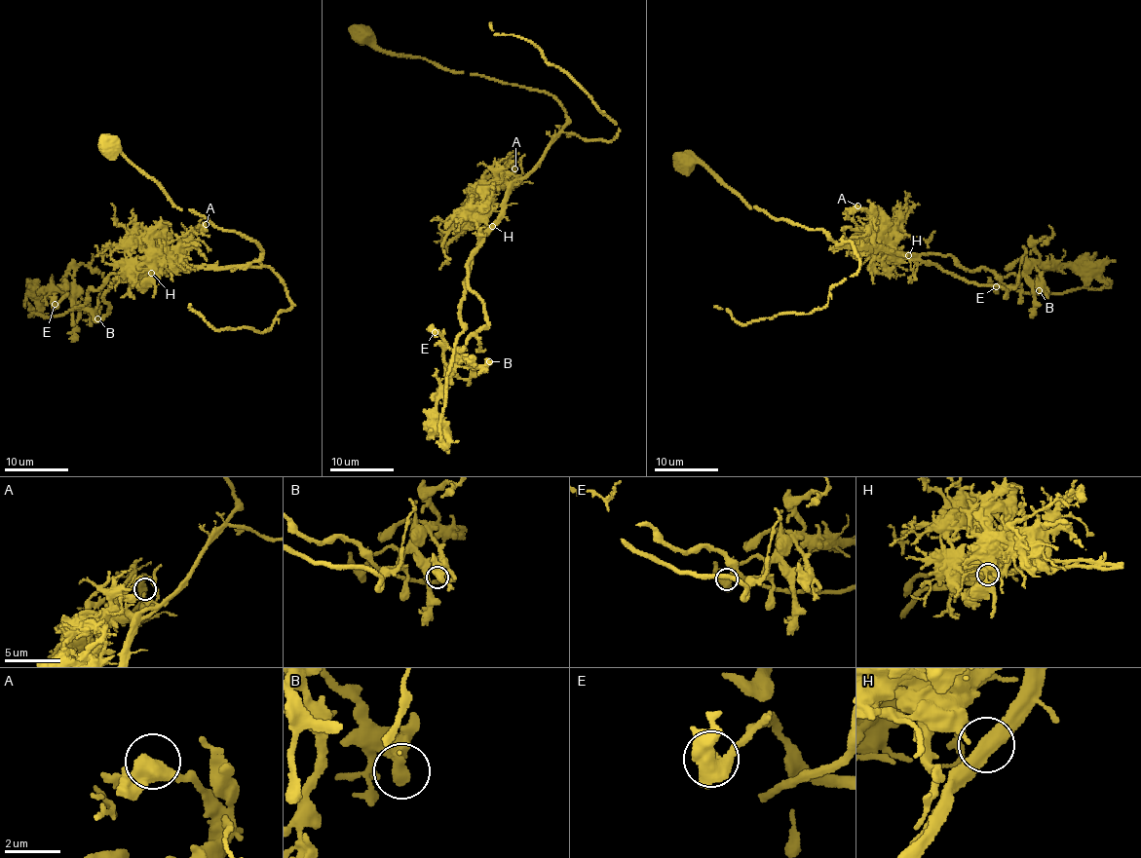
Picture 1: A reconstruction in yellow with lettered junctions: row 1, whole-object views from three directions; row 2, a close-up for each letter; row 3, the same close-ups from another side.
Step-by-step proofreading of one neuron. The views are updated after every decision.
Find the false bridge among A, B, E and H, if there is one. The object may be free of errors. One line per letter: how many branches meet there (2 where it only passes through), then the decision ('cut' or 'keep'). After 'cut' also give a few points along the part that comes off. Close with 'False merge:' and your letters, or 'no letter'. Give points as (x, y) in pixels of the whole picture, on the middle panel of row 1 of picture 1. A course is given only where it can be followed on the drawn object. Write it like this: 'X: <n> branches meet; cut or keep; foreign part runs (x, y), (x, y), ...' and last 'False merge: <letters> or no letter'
A: 2 branches meet; keep
B: 2 branches meet; keep
E: 2 branches meet; keep
H: 2 branches meet; cut; foreign part runs (493, 226), (508, 187), (534, 167), (560, 132), (607, 141), (619, 128), (537, 47), (497, 35), (489, 22)
False merge: H

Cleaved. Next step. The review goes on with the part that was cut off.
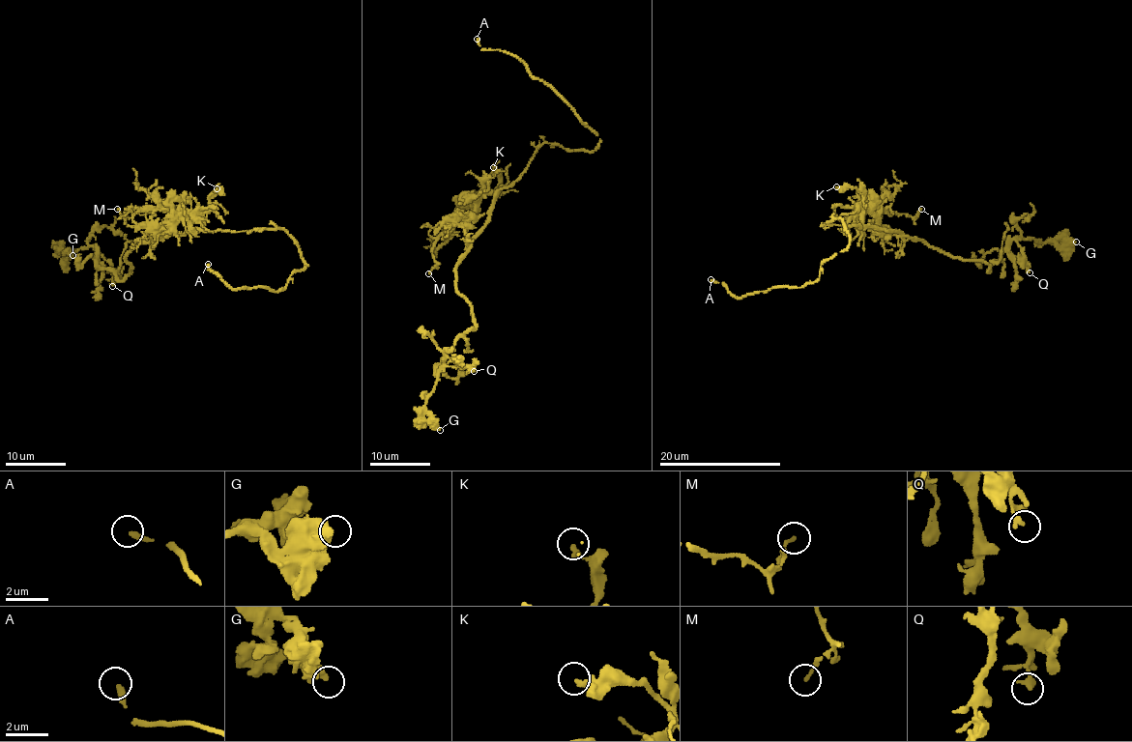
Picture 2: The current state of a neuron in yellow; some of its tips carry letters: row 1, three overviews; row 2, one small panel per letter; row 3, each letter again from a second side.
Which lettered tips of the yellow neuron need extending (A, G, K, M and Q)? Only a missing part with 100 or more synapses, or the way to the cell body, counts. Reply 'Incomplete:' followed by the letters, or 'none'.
Incomplete: A

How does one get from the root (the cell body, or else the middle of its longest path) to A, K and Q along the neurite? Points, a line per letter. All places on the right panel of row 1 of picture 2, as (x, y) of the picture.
A: (859, 226), (827, 221), (841, 220), (848, 246), (801, 287), (737, 298), (711, 279)
K: (859, 226), (863, 197), (856, 188), (836, 186)
Q: (859, 226), (918, 238), (954, 257), (987, 263), (989, 271), (1014, 240), (1030, 272)

